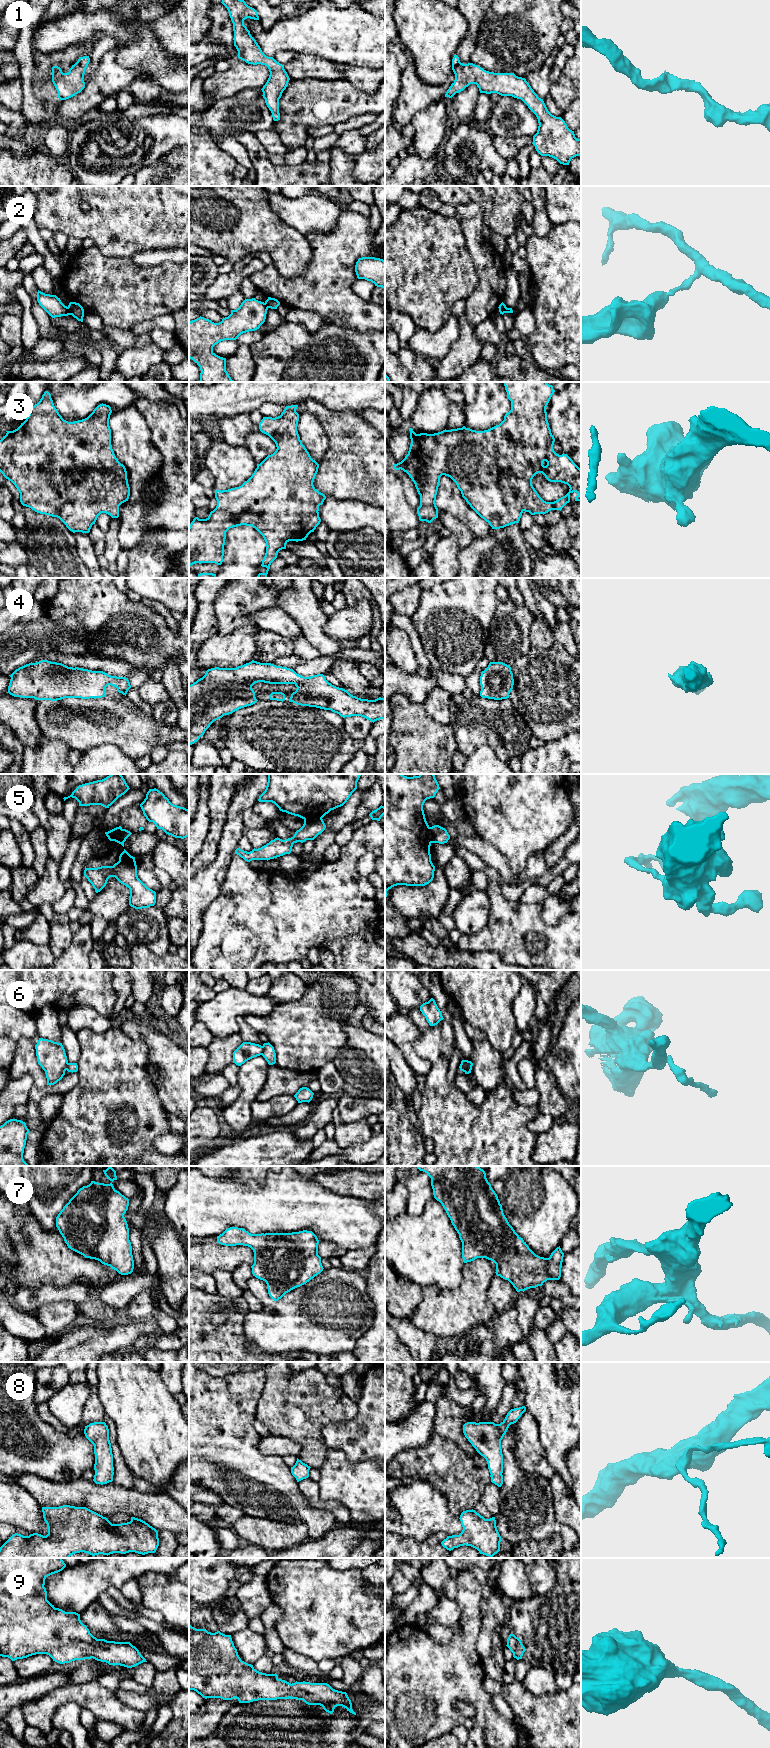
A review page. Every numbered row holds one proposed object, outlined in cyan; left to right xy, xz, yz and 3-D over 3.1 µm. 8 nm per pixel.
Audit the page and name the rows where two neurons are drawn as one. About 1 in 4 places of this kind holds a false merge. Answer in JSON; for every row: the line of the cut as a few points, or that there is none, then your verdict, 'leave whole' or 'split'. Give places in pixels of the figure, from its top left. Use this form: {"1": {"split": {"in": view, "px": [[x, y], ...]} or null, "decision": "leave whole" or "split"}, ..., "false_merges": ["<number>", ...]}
{"1": {"split": null, "decision": "leave whole"}, "2": {"split": {"in": "xy", "px": [[67, 307], [70, 314]]}, "decision": "split"}, "3": {"split": null, "decision": "leave whole"}, "4": {"split": null, "decision": "leave whole"}, "5": {"split": {"in": "xz", "px": [[321, 817], [304, 820]]}, "decision": "split"}, "6": {"split": {"in": "xz", "px": [[263, 1046], [261, 1054]]}, "decision": "split"}, "7": {"split": null, "decision": "leave whole"}, "8": {"split": null, "decision": "leave whole"}, "9": {"split": null, "decision": "leave whole"}, "false_merges": ["2", "5", "6"]}

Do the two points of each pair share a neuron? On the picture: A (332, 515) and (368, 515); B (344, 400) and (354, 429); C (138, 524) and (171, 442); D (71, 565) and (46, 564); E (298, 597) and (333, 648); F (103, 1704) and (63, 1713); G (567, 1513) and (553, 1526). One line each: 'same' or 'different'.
A: same
B: different
C: same
D: same
E: same
F: different
G: different

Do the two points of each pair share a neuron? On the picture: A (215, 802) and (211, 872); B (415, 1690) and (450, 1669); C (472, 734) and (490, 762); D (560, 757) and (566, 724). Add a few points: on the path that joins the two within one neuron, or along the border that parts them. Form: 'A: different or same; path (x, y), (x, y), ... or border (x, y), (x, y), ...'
A: different; border (220, 840), (215, 858), (199, 871)
B: same; path (424, 1681), (428, 1677), (441, 1674)
C: different; border (467, 756), (479, 746), (488, 745), (500, 759)
D: different; border (570, 732), (544, 743)

